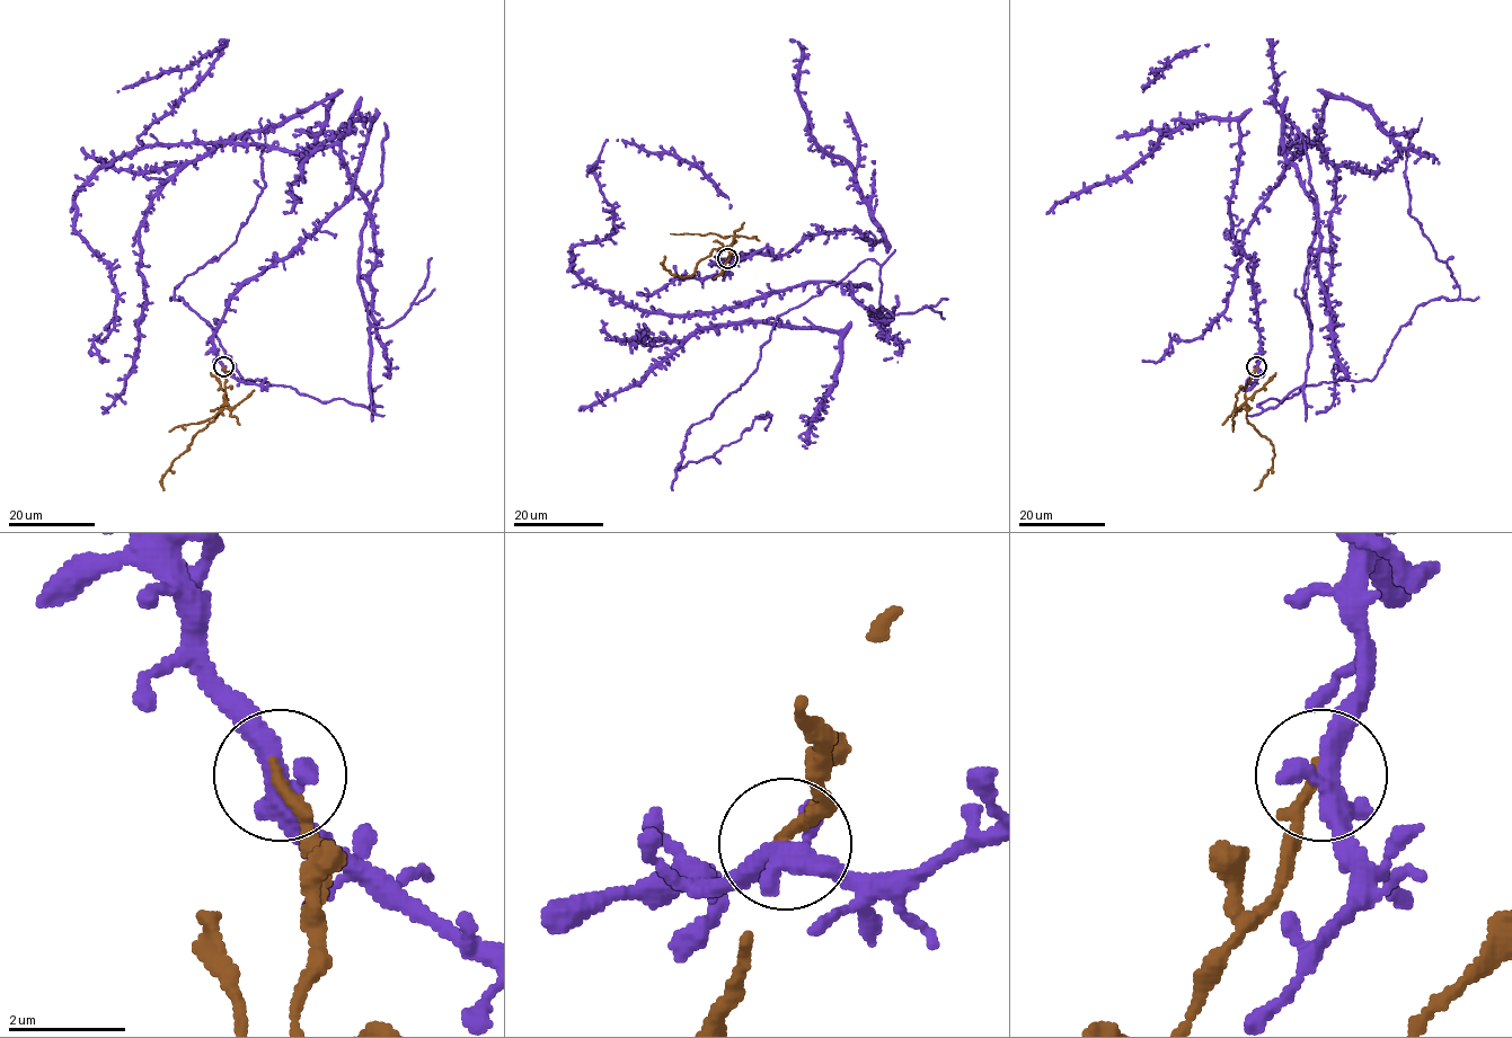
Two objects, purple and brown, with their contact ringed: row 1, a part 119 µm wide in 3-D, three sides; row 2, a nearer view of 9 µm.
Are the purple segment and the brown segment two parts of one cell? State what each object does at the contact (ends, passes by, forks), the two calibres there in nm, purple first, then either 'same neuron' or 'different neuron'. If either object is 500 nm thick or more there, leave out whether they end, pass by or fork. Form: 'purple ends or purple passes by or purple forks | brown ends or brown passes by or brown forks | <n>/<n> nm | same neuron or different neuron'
purple passes by | brown ends | 400/200 nm | different neuron

